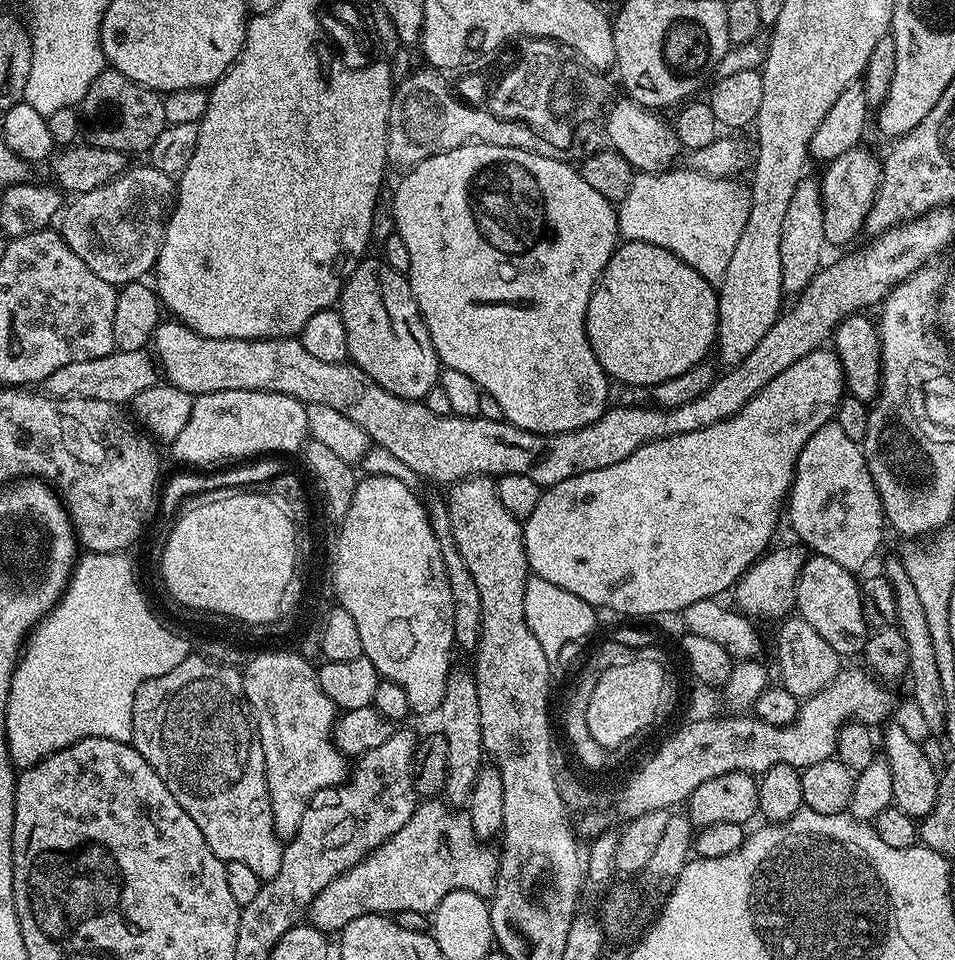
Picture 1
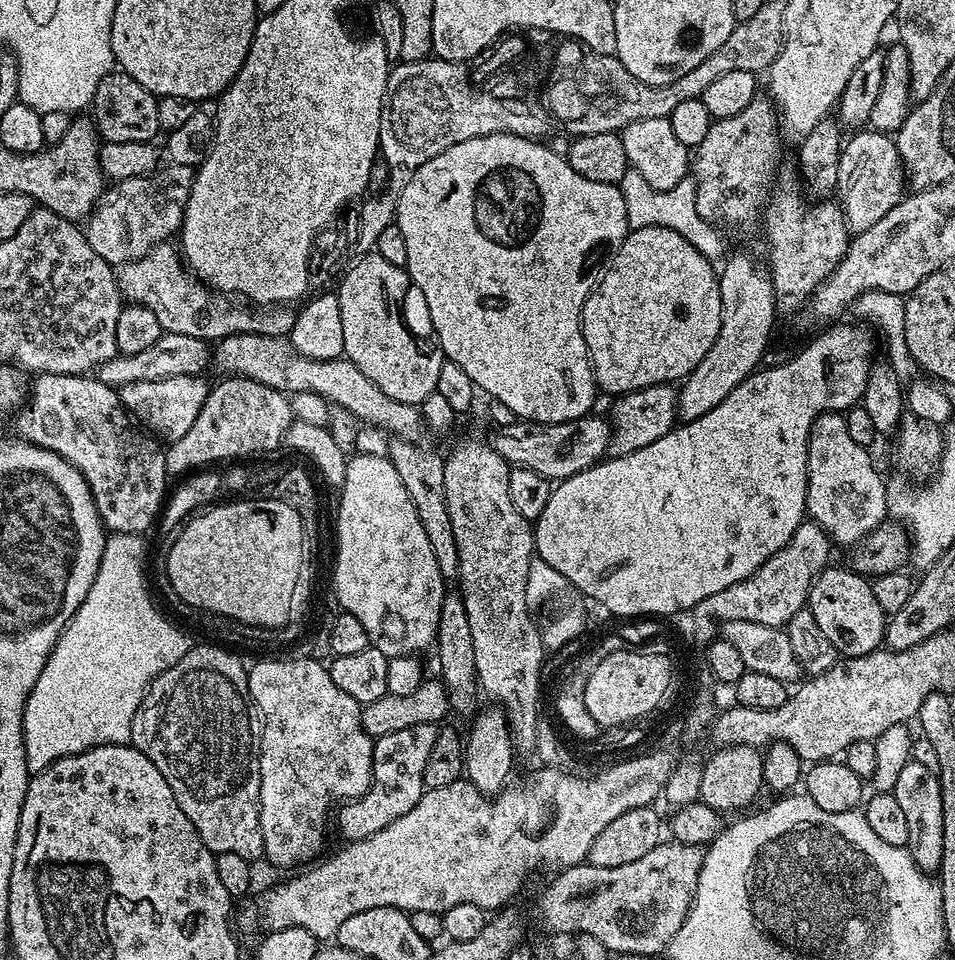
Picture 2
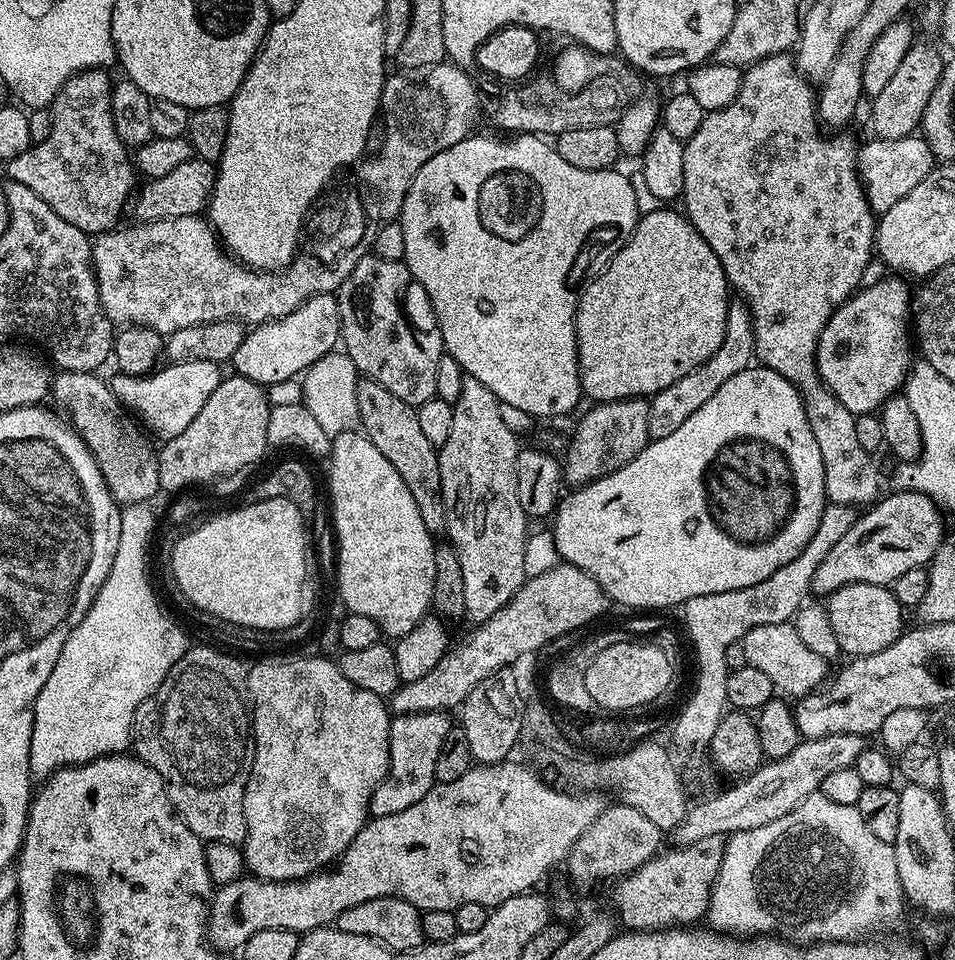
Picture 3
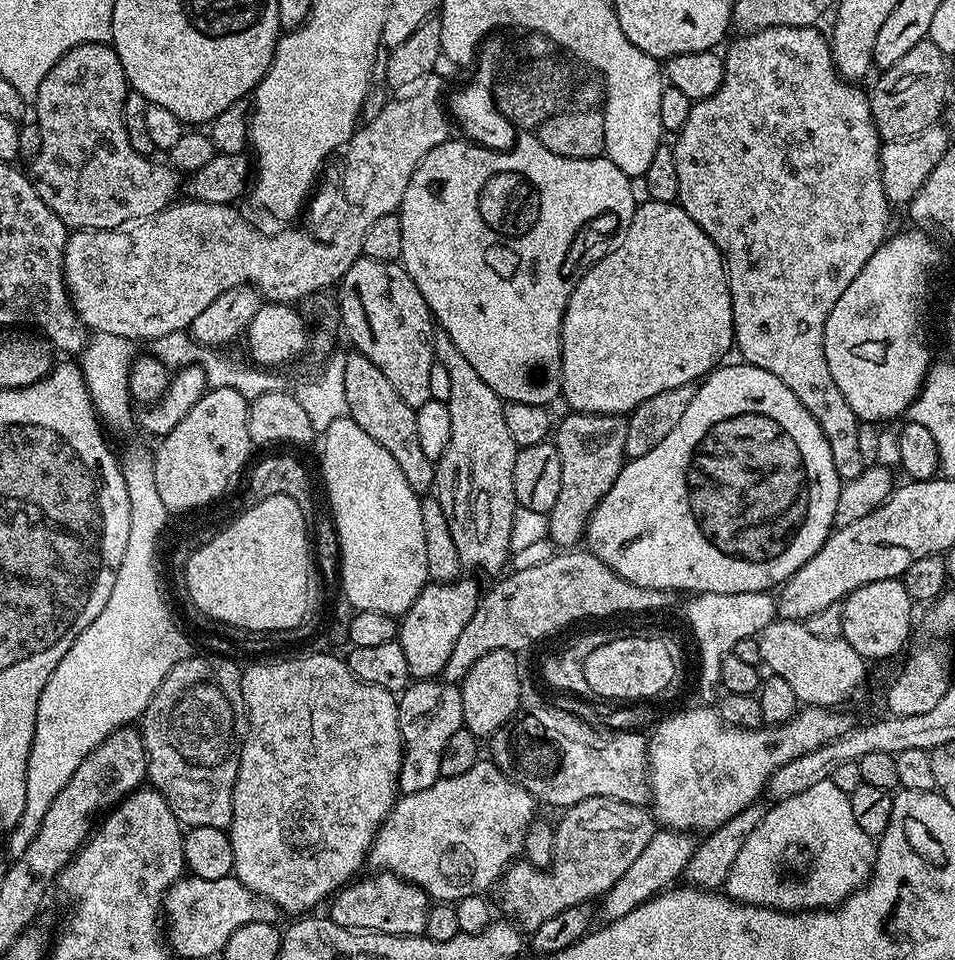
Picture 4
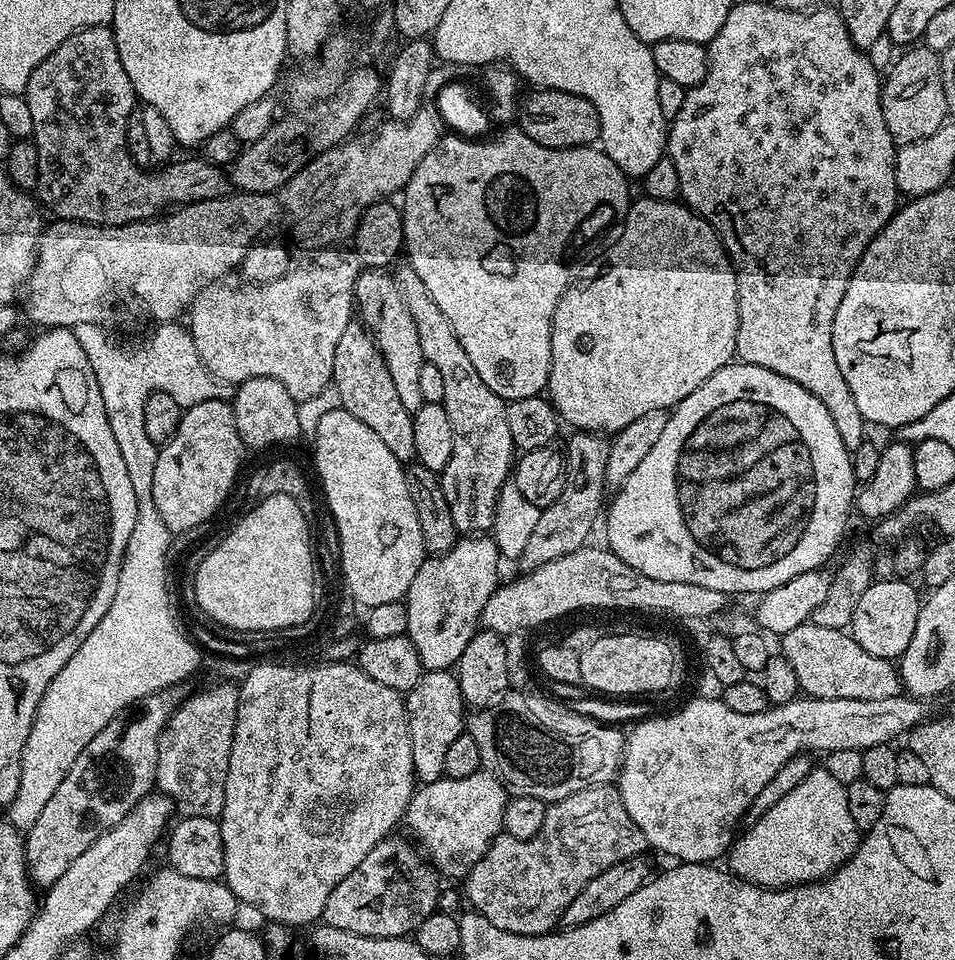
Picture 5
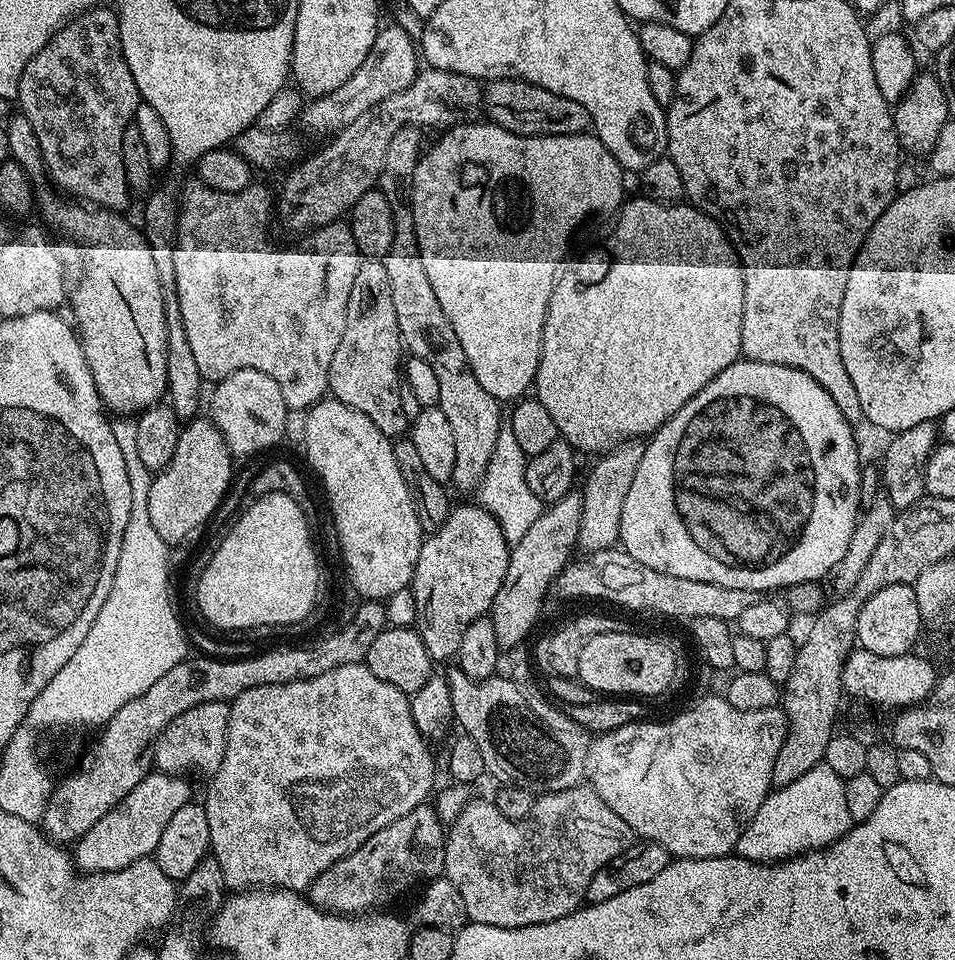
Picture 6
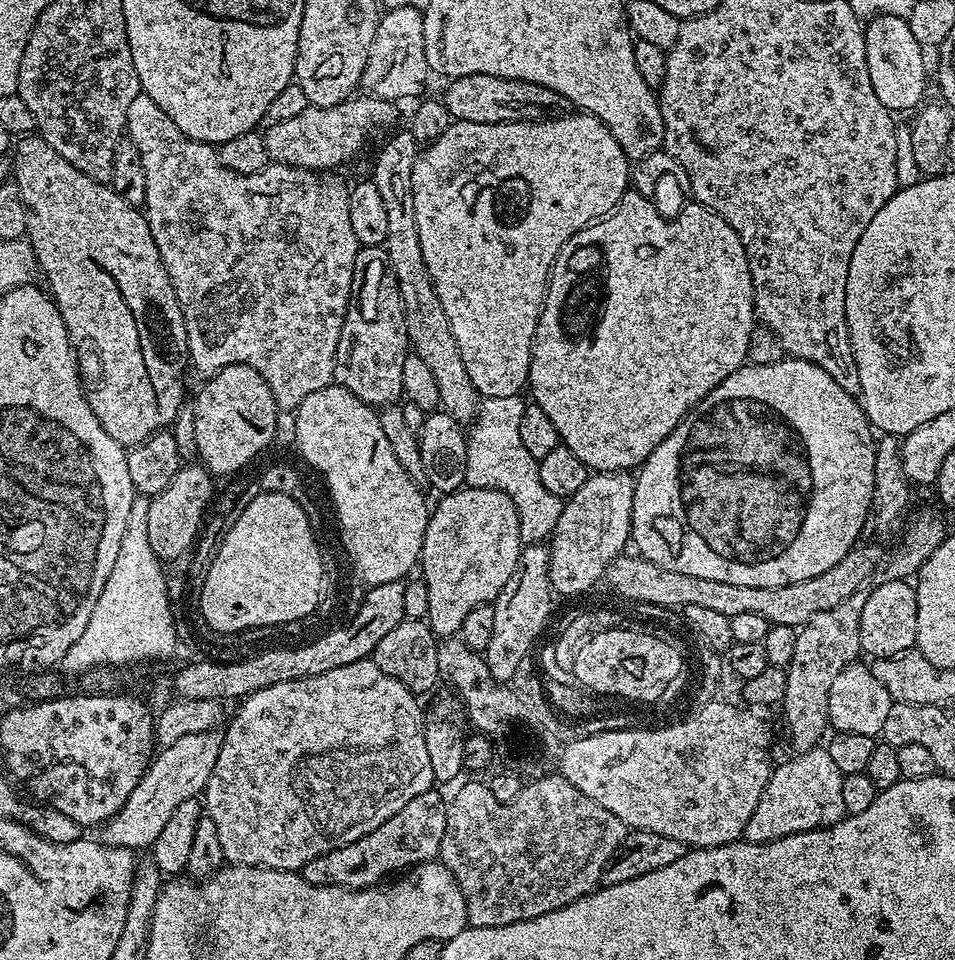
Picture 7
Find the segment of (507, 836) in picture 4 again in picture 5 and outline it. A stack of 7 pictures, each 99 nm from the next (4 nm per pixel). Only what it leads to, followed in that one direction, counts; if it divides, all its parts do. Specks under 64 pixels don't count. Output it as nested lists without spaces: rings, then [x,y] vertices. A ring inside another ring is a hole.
[[[487,770],[470,774],[470,778],[445,778],[420,784],[408,803],[406,825],[417,835],[414,835],[415,843],[441,877],[448,879],[449,876],[460,882],[501,835],[509,799],[509,789]]]

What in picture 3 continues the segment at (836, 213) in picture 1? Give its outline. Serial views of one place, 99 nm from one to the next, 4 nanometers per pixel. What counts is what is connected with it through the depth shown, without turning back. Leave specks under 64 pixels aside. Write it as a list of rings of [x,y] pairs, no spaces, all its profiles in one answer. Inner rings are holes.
[[[913,134],[906,138],[881,140],[872,138],[869,144],[861,143],[858,148],[856,166],[860,181],[864,184],[864,193],[873,212],[882,214],[894,206],[901,198],[906,198],[922,178],[926,178],[934,167],[934,157],[923,135]]]

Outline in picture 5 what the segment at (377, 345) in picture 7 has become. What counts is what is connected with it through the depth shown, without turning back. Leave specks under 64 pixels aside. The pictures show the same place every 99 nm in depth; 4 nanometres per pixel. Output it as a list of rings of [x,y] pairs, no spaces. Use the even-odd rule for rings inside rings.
[[[353,322],[346,326],[338,346],[334,350],[334,370],[331,387],[335,388],[340,399],[340,407],[345,408],[358,422],[370,426],[374,434],[389,448],[390,454],[401,462],[412,462],[416,459],[414,450],[414,422],[412,413],[402,406],[394,381],[390,379],[390,370],[378,350],[371,331],[363,323]]]

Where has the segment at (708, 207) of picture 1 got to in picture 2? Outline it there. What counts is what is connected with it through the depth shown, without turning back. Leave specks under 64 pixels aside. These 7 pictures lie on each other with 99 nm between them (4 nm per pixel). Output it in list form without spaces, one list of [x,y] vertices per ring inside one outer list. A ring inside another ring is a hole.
[[[630,166],[620,184],[626,201],[627,220],[631,229],[646,226],[662,226],[672,229],[676,233],[682,234],[708,260],[714,262],[723,257],[723,233],[698,214],[696,184],[693,179],[683,180],[674,186],[673,190],[657,191],[646,182],[638,170],[634,170]]]

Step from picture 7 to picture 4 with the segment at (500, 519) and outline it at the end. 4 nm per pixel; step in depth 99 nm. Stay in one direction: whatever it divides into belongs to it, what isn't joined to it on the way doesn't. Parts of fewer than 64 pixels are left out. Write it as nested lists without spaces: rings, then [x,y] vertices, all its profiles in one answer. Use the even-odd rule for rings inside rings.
[[[467,578],[451,580],[449,584],[429,582],[424,585],[398,624],[398,642],[402,646],[402,654],[406,654],[406,666],[410,666],[412,680],[430,680],[443,673],[446,662],[450,662],[454,642],[458,642],[466,622],[474,618],[481,595],[482,588]]]

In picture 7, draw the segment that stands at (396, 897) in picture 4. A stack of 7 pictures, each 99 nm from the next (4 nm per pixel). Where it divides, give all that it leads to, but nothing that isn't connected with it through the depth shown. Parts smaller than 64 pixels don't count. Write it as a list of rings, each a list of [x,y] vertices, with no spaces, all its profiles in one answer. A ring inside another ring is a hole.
[[[433,790],[418,794],[418,798],[410,798],[410,802],[406,802],[406,806],[402,806],[394,818],[386,818],[378,830],[370,830],[370,834],[358,838],[358,842],[338,846],[338,850],[330,850],[314,858],[314,862],[306,862],[302,870],[306,882],[339,888],[373,888],[393,874],[435,861],[440,854],[448,809],[448,800],[440,797],[438,792]]]

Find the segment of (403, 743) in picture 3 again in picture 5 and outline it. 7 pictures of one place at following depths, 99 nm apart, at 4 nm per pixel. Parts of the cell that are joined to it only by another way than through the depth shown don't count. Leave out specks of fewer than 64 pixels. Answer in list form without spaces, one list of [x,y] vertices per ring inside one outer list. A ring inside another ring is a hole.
[[[425,670],[416,685],[406,693],[404,709],[410,730],[410,751],[414,754],[414,774],[417,781],[420,784],[429,784],[445,779],[447,750],[453,744],[454,738],[466,731],[466,705],[455,671]]]

